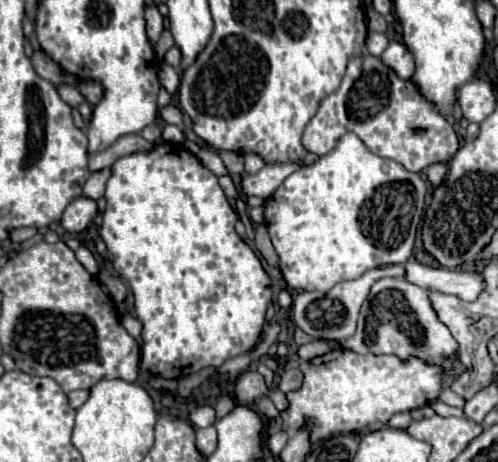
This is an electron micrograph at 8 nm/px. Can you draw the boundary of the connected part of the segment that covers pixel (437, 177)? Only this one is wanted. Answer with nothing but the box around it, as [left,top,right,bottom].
[428,163,448,187]

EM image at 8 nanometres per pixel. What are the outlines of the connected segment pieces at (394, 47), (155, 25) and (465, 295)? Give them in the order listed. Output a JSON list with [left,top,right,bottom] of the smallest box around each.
[[380,41,414,79],[146,5,164,45],[404,259,482,301]]

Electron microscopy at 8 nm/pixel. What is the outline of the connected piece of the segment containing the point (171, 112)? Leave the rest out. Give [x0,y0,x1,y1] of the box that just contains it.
[160,107,182,125]

